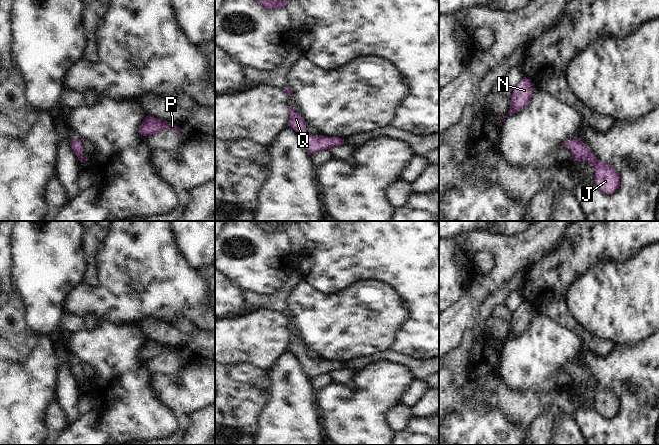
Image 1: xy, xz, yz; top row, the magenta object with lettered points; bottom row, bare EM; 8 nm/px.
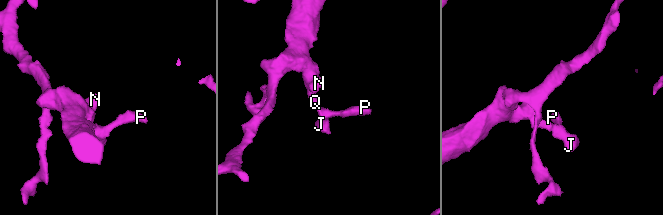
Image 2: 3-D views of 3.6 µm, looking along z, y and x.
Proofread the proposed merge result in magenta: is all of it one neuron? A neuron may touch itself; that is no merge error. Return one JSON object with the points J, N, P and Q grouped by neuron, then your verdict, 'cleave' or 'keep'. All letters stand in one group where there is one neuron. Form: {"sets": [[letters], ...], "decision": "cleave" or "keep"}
{"sets": [["J", "N", "P", "Q"]], "decision": "keep"}

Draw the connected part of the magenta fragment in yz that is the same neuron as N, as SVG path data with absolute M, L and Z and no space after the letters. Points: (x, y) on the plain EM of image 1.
M523 301L517 311L513 313L508 338L520 335L528 329L532 321L532 310L531 304Z

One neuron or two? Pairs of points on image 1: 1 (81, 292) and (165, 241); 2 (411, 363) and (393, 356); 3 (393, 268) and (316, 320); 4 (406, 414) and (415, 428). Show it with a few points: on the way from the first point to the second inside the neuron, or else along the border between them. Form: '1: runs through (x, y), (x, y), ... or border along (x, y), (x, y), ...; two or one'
1: runs through (102, 293), (112, 293), (144, 261); one
2: runs through (407, 361), (397, 358); one
3: border along (353, 284), (380, 280), (395, 293); two
4: border along (412, 416), (407, 424), (395, 433); two

